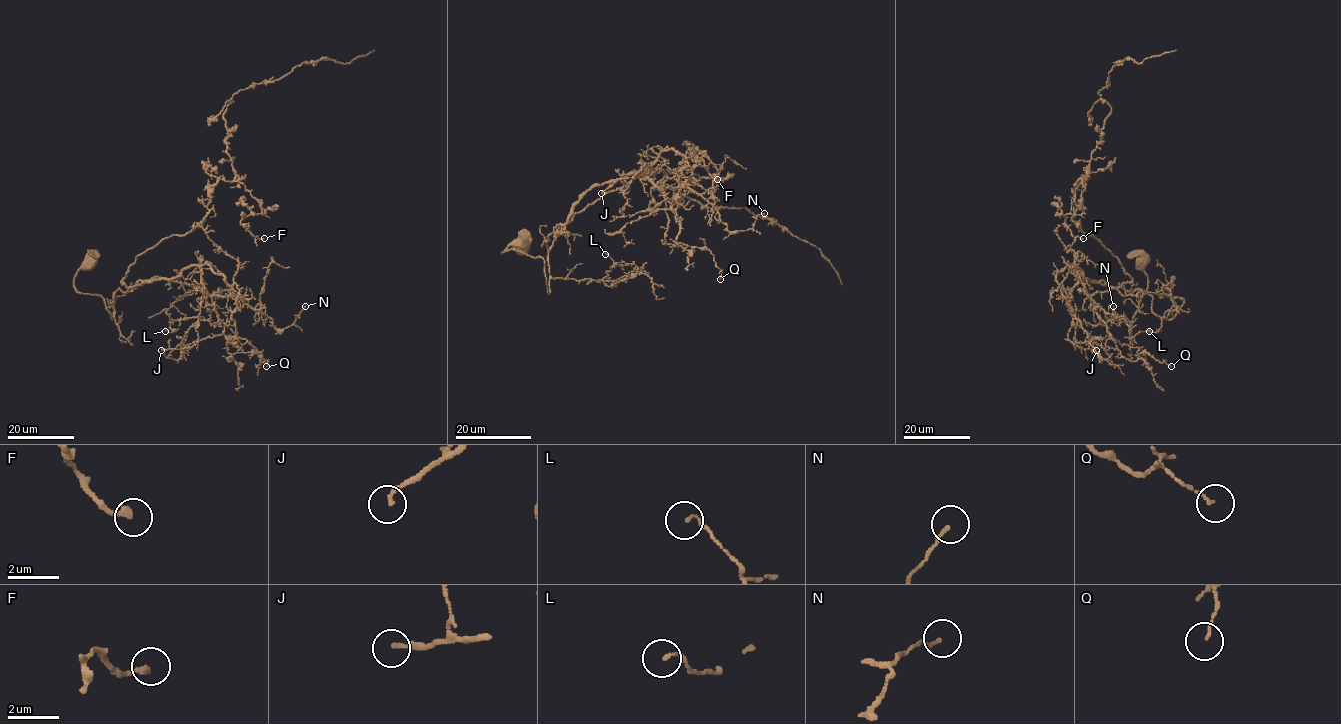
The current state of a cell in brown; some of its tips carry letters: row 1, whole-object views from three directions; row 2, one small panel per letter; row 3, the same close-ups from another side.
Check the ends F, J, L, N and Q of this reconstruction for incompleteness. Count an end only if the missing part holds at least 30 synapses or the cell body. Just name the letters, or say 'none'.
none

